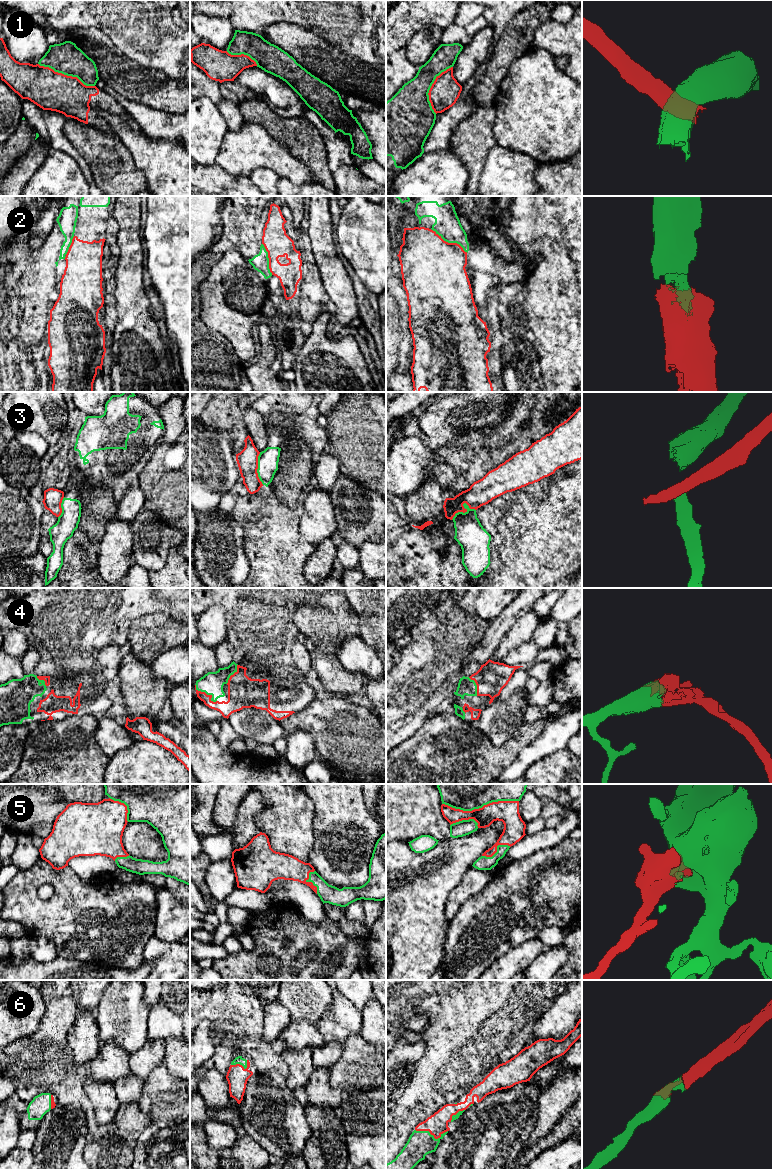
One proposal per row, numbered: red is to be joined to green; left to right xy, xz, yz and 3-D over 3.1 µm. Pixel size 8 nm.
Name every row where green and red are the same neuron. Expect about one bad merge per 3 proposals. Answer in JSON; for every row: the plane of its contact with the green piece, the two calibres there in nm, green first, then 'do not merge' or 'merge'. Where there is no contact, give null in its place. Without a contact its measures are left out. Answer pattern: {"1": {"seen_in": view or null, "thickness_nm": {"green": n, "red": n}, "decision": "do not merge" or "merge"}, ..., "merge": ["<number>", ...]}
{"1": {"seen_in": "xy", "thickness_nm": {"green": 260, "red": 320}, "decision": "do not merge"}, "2": {"seen_in": "yz", "thickness_nm": {"green": 200, "red": 480}, "decision": "merge"}, "3": {"seen_in": "yz", "thickness_nm": {"green": 240, "red": 200}, "decision": "do not merge"}, "4": {"seen_in": "xz", "thickness_nm": {"green": 180, "red": 260}, "decision": "merge"}, "5": {"seen_in": "yz", "thickness_nm": {"green": 420, "red": 180}, "decision": "merge"}, "6": {"seen_in": "yz", "thickness_nm": {"green": 200, "red": 170}, "decision": "merge"}, "merge": ["2", "4", "5", "6"]}

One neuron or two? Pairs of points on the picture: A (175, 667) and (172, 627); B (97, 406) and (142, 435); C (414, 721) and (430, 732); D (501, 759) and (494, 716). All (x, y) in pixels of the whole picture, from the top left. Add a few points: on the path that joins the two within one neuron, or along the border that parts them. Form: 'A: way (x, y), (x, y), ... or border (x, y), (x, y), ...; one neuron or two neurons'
A: border (179, 645), (167, 649); two neurons
B: border (106, 402), (102, 414), (87, 415), (85, 417); two neurons
C: border (431, 714), (411, 736), (403, 740); two neurons
D: border (517, 731), (498, 746), (495, 746), (481, 732); two neurons

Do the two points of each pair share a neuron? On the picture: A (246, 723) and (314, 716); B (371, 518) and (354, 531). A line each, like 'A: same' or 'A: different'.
A: different
B: same

